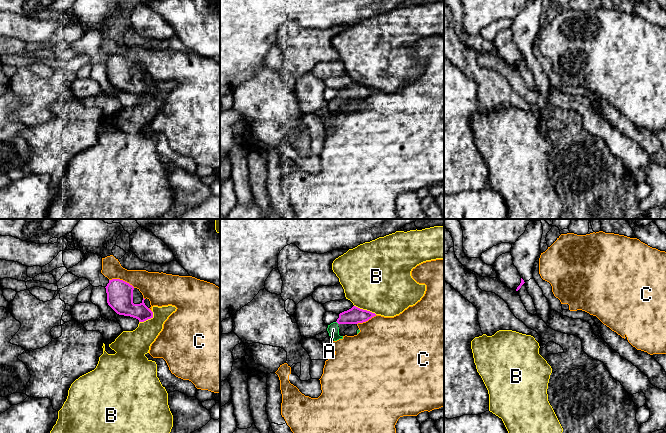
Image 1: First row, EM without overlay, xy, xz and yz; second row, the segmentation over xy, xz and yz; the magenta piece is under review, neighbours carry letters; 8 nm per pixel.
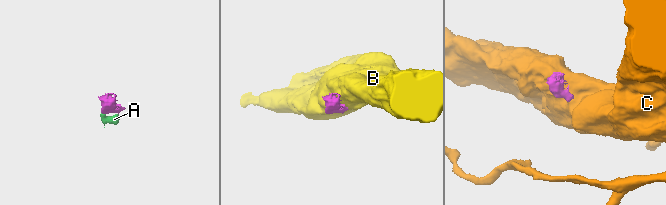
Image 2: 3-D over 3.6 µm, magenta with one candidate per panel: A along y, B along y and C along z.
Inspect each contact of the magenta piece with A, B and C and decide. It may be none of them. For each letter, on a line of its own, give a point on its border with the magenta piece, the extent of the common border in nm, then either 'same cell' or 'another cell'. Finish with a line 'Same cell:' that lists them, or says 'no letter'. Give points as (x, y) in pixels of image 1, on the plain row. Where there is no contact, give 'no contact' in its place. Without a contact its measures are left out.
A: contact xz (337, 98); length 30 nm; same cell
B: contact xz (365, 86); length 200 nm; another cell
C: contact xy (122, 56); length 220 nm; another cell
Same cell: A

